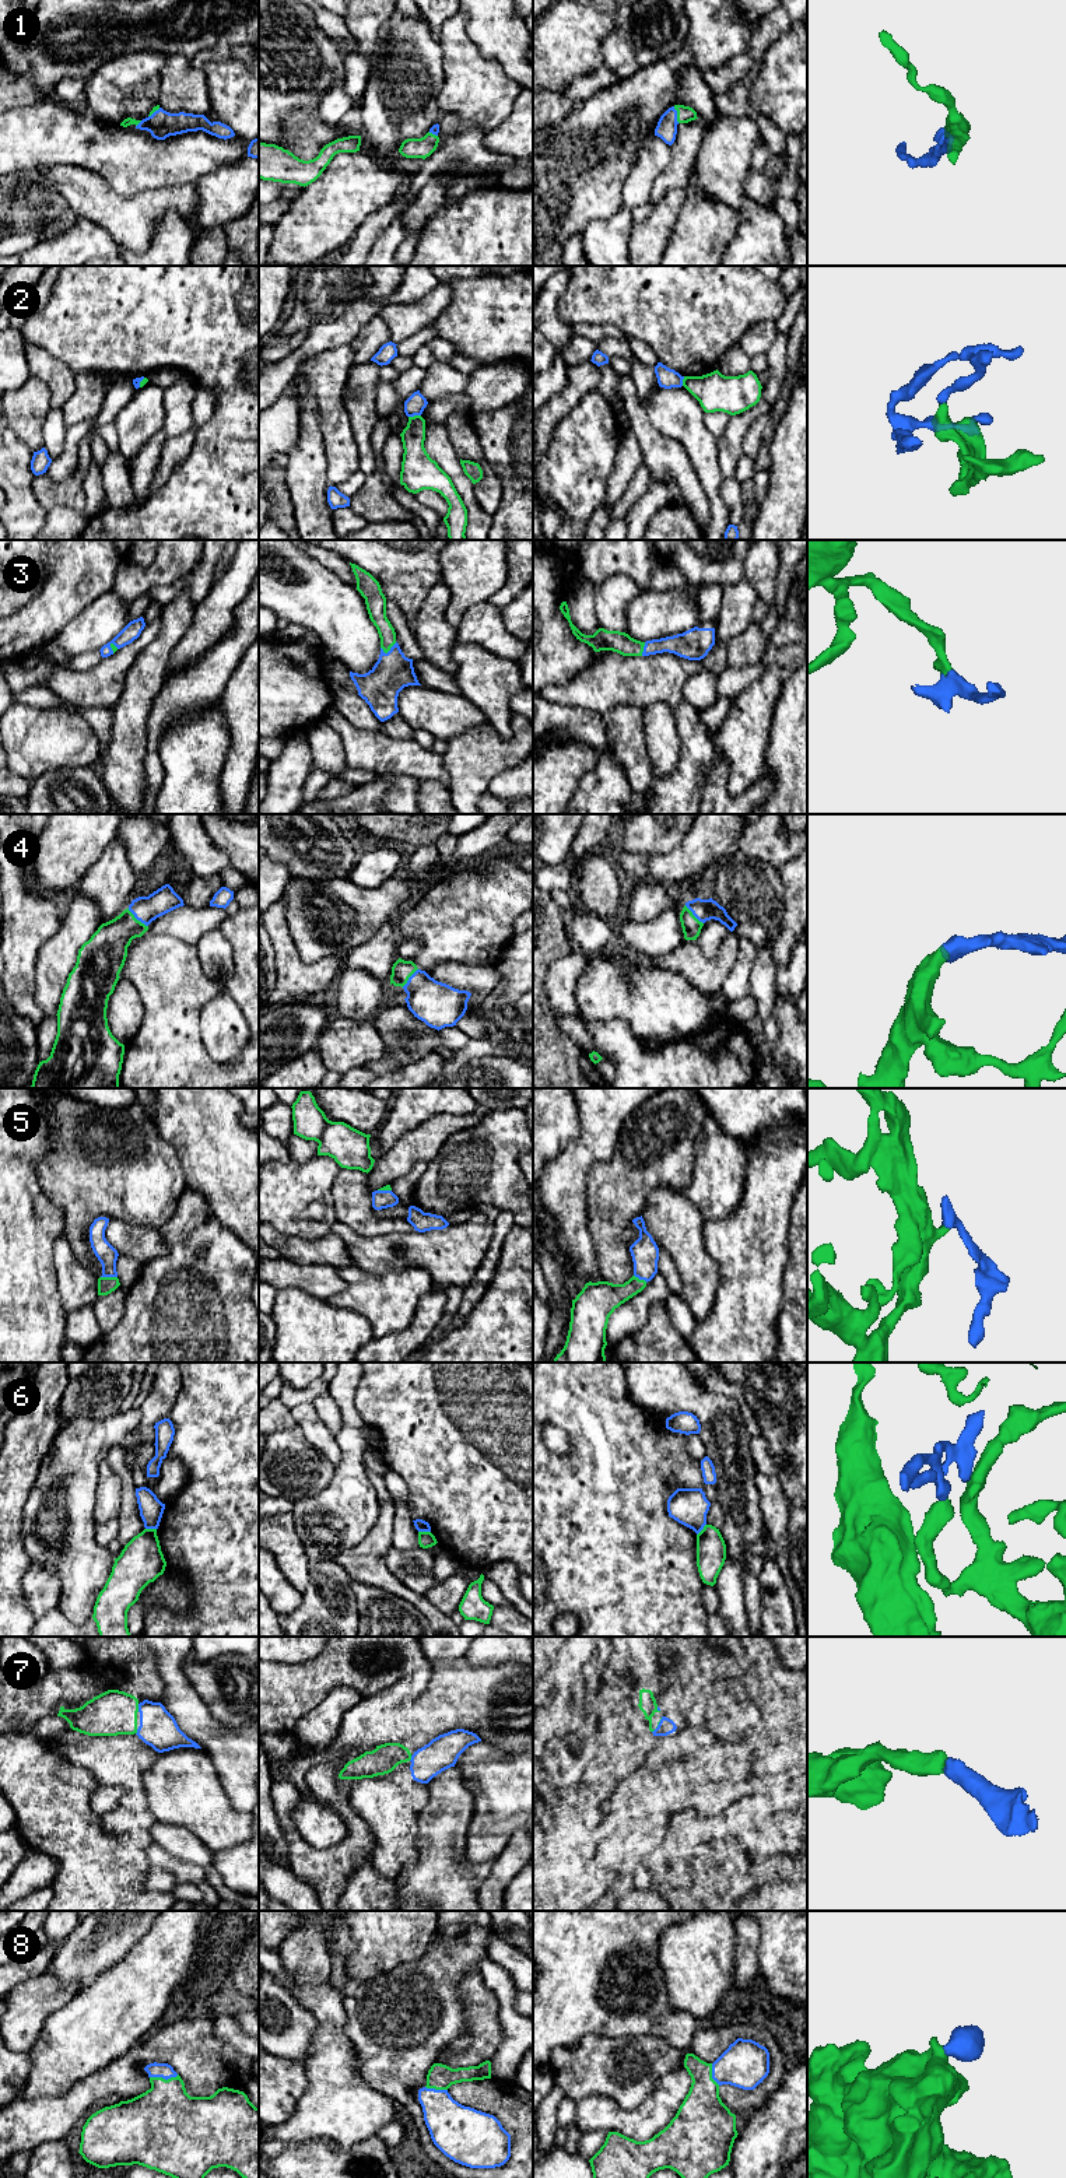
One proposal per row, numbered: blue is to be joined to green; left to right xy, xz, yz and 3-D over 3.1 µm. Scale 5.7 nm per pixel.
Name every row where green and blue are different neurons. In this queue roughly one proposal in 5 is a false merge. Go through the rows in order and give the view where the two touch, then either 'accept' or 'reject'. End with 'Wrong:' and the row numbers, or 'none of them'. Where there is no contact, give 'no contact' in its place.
1: contact in yz; accept
2: contact in xz; reject
3: contact in xz; accept
4: contact in xy; accept
5: contact in xy; accept
6: contact in xz; reject
7: contact in xy; accept
8: contact in xy; accept
Wrong: 2, 6

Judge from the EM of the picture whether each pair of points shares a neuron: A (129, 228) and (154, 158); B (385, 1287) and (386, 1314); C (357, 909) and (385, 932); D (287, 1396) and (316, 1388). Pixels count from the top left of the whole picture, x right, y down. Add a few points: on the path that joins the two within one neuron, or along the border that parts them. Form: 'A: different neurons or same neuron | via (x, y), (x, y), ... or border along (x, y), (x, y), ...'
A: different neurons | border along (175, 185), (133, 196), (119, 196), (111, 188)
B: same neuron | via (385, 1294), (386, 1307)
C: different neurons | border along (389, 919), (367, 940), (353, 947)
D: same neuron | via (294, 1396), (309, 1393)

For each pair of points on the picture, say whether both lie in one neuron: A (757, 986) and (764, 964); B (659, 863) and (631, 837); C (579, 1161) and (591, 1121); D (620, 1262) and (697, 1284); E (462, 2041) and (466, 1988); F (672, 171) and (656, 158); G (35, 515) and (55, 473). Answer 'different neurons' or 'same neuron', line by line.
A: same neuron
B: different neurons
C: same neuron
D: different neurons
E: same neuron
F: different neurons
G: different neurons

